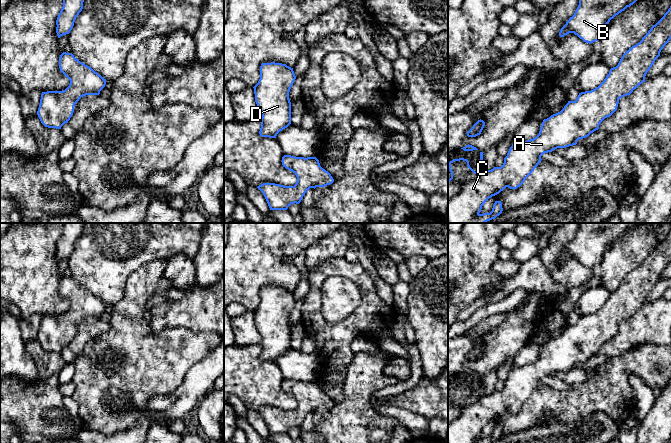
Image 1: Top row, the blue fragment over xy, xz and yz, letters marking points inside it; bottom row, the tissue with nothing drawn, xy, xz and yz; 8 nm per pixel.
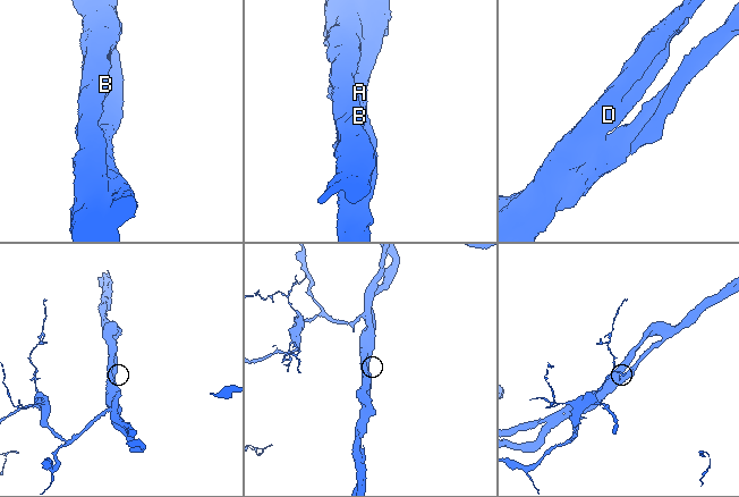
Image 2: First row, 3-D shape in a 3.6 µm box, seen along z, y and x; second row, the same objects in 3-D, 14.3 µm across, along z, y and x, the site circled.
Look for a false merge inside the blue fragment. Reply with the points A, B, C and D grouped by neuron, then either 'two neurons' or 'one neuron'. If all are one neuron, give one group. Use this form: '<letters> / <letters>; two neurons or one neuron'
A B C D; one neuron

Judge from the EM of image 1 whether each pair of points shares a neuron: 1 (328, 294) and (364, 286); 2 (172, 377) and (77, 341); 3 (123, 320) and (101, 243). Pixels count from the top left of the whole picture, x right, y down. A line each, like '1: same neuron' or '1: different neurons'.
1: different neurons
2: different neurons
3: different neurons

